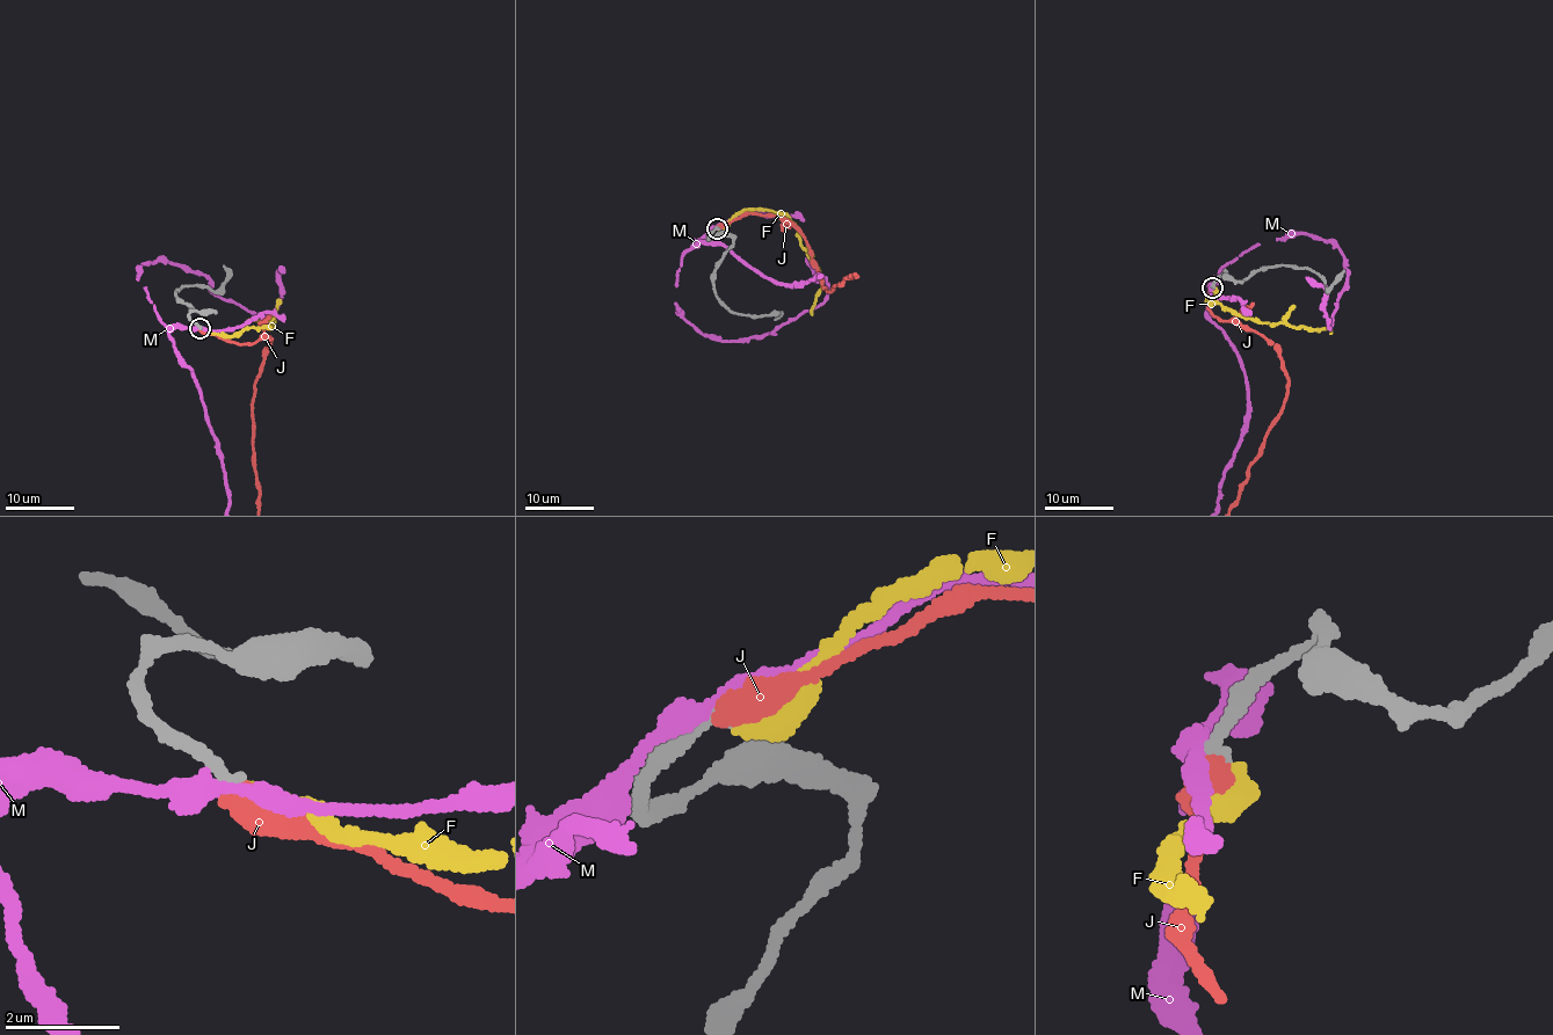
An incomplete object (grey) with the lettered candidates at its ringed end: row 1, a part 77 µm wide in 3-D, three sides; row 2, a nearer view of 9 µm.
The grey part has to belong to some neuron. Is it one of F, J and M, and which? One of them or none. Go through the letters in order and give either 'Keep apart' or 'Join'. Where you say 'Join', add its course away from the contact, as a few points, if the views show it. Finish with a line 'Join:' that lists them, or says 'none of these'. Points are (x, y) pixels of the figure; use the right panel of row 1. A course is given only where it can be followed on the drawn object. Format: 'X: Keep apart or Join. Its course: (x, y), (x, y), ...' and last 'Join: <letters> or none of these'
F: Keep apart
J: Join
M: Keep apart
Join: J

